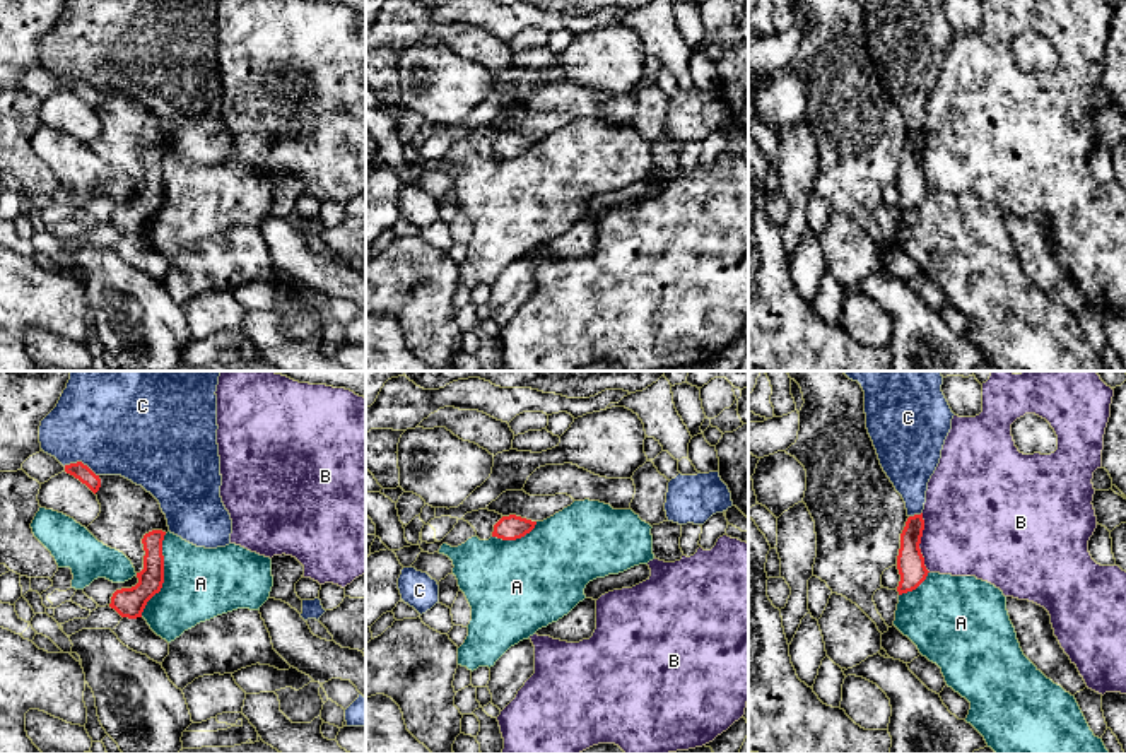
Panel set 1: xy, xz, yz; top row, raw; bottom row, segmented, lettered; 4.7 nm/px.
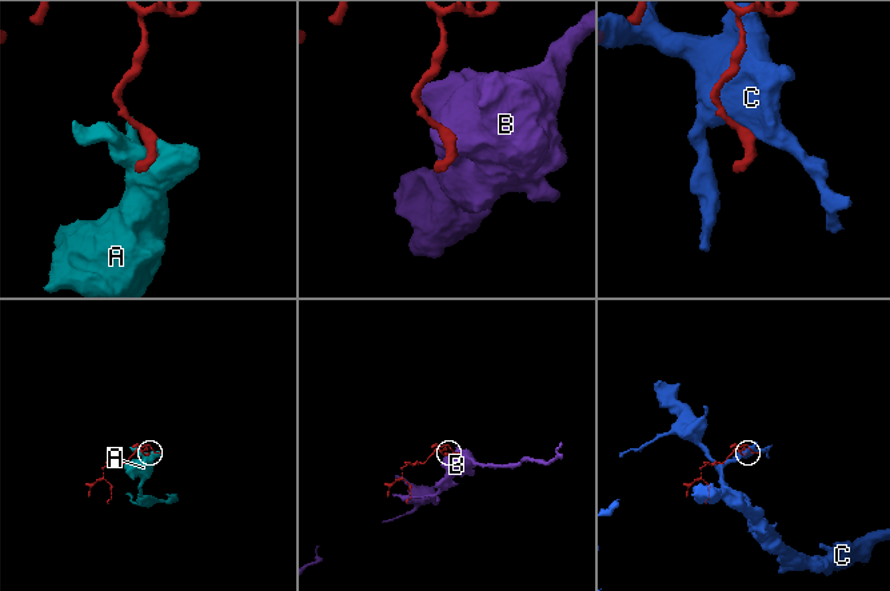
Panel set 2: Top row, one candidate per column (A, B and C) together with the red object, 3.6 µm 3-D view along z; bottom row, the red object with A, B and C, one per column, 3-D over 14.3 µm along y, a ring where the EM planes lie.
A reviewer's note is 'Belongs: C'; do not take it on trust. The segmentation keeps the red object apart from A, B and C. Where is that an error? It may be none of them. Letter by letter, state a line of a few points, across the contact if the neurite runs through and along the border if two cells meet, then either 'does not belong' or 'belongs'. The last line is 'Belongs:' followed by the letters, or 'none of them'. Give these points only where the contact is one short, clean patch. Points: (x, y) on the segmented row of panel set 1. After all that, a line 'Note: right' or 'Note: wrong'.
A: line xy (166, 534), (163, 541), (163, 587), (147, 602), (140, 616); does not belong
B: line yz (921, 513), (923, 536), (920, 553), (923, 565), (930, 571); does not belong
C: does not belong
Belongs: none of them
Note: wrong

